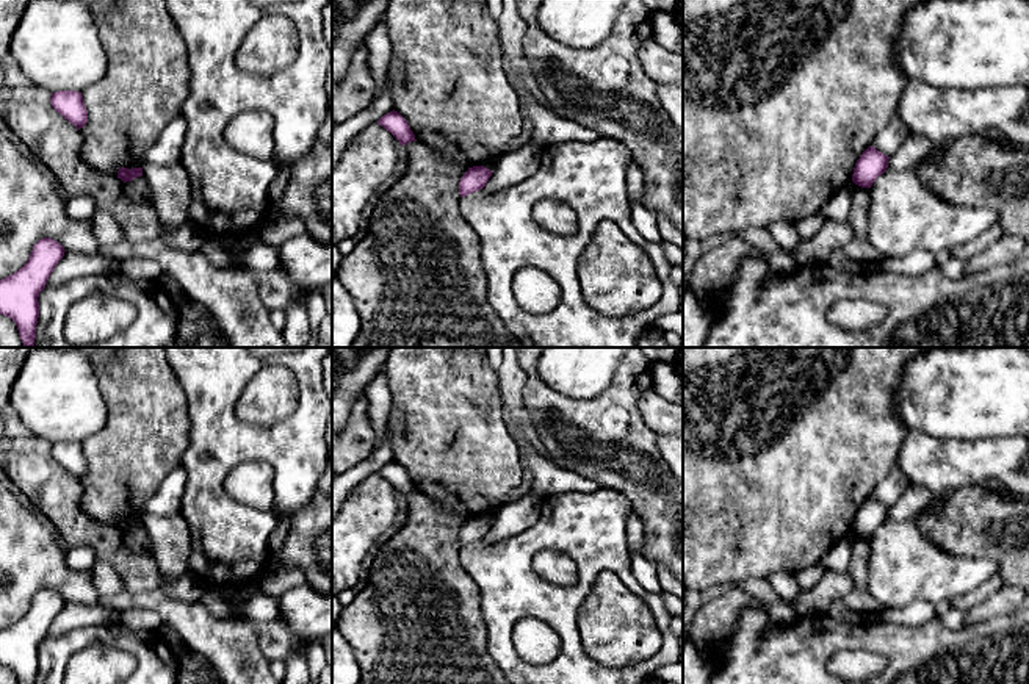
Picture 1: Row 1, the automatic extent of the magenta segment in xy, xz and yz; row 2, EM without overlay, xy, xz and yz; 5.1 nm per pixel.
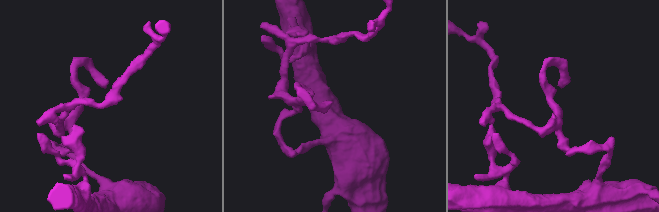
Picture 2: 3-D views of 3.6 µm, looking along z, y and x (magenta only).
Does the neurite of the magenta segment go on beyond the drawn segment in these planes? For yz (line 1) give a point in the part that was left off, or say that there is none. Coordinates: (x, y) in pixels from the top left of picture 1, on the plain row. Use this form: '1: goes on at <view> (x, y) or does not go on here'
1: does not go on here

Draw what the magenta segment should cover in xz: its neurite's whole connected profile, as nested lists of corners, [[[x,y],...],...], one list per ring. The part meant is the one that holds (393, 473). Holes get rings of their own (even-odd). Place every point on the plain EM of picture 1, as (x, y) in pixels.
[[[395,460],[384,465],[377,471],[377,474],[381,477],[384,477],[387,482],[390,482],[399,491],[401,496],[406,496],[407,493],[417,491],[407,471]]]

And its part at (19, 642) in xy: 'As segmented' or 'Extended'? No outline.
As segmented

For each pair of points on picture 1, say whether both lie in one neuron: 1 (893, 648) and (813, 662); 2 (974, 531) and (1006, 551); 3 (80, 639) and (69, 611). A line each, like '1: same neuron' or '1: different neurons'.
1: same neuron
2: same neuron
3: different neurons

